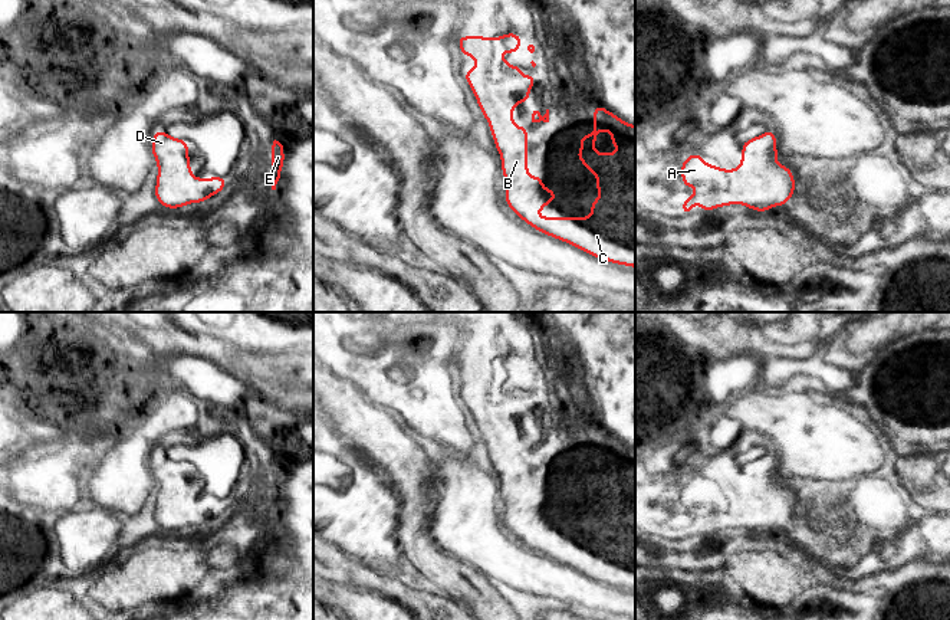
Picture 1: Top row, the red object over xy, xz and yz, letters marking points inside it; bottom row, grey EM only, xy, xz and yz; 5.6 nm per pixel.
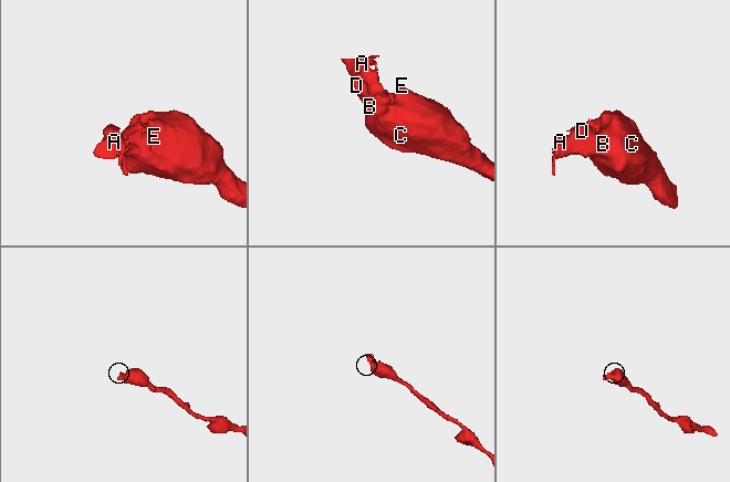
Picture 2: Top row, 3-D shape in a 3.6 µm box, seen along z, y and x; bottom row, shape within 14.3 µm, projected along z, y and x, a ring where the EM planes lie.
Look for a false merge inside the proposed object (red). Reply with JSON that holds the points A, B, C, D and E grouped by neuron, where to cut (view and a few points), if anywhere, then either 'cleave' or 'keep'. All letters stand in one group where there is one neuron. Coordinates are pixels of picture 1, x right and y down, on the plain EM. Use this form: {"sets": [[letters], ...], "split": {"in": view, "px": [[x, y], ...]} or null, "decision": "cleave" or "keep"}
{"sets": [["A", "B", "C", "D", "E"]], "split": null, "decision": "keep"}

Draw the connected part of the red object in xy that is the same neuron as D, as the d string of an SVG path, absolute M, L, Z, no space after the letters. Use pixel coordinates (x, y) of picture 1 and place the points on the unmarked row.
M157 452L151 473L158 486L155 519L165 531L180 531L190 525L204 525L227 508L227 499L207 502L191 499L188 463L171 460Z

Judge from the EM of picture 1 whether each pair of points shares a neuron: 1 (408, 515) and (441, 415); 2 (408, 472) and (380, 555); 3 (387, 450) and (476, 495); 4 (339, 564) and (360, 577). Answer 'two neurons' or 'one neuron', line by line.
1: two neurons
2: two neurons
3: two neurons
4: one neuron

